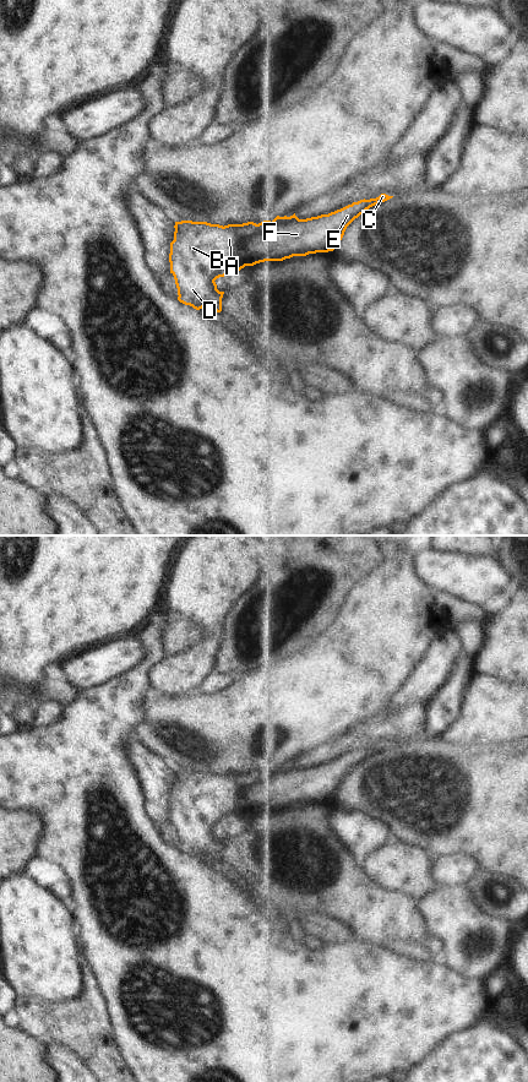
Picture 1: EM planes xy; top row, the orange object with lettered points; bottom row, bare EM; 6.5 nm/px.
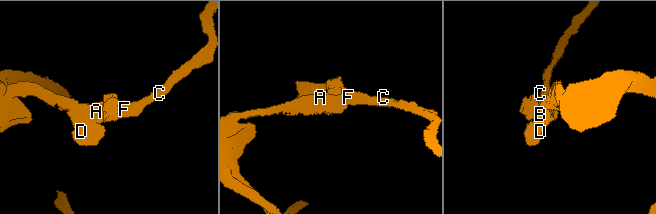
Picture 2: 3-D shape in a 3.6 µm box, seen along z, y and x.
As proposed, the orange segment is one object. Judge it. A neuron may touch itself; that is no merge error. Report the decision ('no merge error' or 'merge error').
merge error

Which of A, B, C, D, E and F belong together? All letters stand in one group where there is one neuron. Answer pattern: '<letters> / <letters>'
A B D / C E F

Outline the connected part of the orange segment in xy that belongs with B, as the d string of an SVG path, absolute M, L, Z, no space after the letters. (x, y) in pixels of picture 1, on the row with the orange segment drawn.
M181 221L175 222L174 240L170 243L170 273L178 288L178 300L196 310L205 306L222 311L224 292L217 289L216 279L228 273L235 273L245 267L247 255L247 223L243 224L211 224L207 222Z

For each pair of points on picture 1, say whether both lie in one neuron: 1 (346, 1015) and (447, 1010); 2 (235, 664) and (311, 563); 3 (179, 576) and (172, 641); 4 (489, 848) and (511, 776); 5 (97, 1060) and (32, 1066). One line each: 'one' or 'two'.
1: one
2: one
3: two
4: one
5: two

